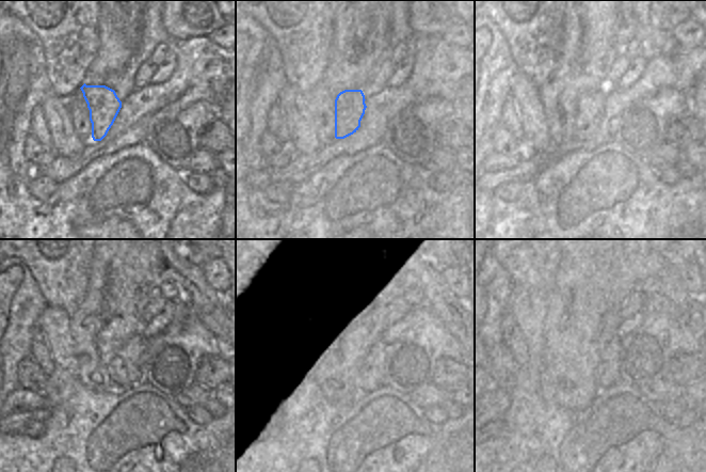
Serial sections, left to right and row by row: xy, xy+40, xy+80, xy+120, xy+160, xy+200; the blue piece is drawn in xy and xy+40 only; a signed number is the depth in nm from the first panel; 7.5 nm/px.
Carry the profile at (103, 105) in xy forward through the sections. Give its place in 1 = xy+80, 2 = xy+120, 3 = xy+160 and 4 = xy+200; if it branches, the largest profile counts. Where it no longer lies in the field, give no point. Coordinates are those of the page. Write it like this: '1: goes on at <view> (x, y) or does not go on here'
1: goes on at xy+80 (590, 106)
2: goes on at xy+120 (127, 367)
3: goes on at xy+160 (370, 376)
4: goes on at xy+200 (607, 375)

